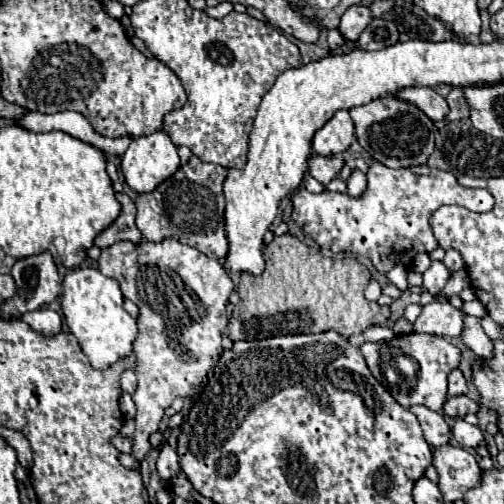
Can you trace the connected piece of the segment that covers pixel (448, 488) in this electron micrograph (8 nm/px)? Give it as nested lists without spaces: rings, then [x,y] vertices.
[[[445,444],[433,450],[433,466],[439,472],[439,486],[445,502],[459,500],[479,480],[477,460],[461,446]]]

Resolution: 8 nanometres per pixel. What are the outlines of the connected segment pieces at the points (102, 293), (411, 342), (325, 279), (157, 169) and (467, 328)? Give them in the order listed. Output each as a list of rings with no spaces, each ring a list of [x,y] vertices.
[[[73,268],[63,278],[63,294],[59,300],[65,322],[93,368],[105,370],[131,354],[131,344],[137,338],[137,324],[123,308],[125,298],[117,280],[103,276],[97,268]]]
[[[405,334],[389,342],[365,342],[361,352],[371,374],[385,384],[389,394],[403,406],[423,404],[431,410],[441,410],[447,400],[447,374],[459,366],[461,352],[441,336],[433,334]]]
[[[293,234],[275,236],[263,254],[267,268],[261,278],[241,274],[237,290],[241,302],[233,308],[225,330],[231,340],[263,340],[281,334],[315,334],[327,330],[351,336],[389,320],[389,306],[379,306],[363,296],[371,274],[355,258],[327,258]]]
[[[163,130],[133,138],[121,156],[121,172],[131,190],[151,192],[179,168],[175,144]]]
[[[465,316],[465,326],[463,326],[463,334],[461,340],[465,342],[465,346],[469,346],[477,356],[481,358],[489,358],[491,350],[493,350],[493,342],[487,338],[487,334],[481,328],[481,318],[477,316]]]

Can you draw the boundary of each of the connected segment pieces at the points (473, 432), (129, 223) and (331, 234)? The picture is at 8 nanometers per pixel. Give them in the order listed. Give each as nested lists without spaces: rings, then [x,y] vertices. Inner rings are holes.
[[[455,420],[455,426],[453,426],[453,436],[455,440],[461,444],[461,446],[471,446],[471,448],[477,448],[483,440],[483,432],[479,430],[479,426],[471,426],[467,424],[465,420]]]
[[[117,194],[117,200],[121,204],[121,214],[117,216],[117,220],[111,226],[107,226],[95,238],[95,246],[99,246],[99,248],[113,246],[115,242],[121,242],[121,240],[129,240],[129,242],[135,242],[135,244],[139,244],[143,240],[141,232],[135,226],[137,210],[135,210],[133,200],[127,194]]]
[[[375,162],[367,172],[367,192],[363,198],[351,198],[339,192],[311,194],[301,190],[293,196],[293,220],[301,224],[307,236],[333,252],[355,252],[367,256],[373,266],[387,274],[393,266],[409,266],[419,252],[439,248],[429,218],[441,206],[463,206],[473,212],[489,212],[493,196],[481,188],[463,188],[451,172],[429,166],[393,170]]]

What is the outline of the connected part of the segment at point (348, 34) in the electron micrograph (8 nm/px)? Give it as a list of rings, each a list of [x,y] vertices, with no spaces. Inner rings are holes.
[[[351,6],[343,16],[341,16],[341,24],[339,24],[339,32],[347,38],[347,40],[357,40],[361,36],[361,32],[369,26],[369,22],[373,20],[371,12],[367,6]]]

